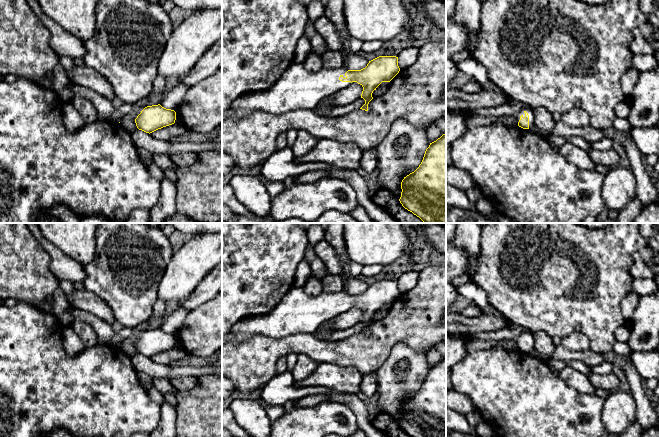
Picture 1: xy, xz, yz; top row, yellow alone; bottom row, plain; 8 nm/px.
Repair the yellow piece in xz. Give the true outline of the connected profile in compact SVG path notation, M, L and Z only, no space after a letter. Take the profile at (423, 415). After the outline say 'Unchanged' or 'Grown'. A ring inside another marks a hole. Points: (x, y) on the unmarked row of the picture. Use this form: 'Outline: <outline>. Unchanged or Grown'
Outline: M446 358L430 367L419 391L401 406L402 430L412 437L446 437Z. Unchanged

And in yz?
Outline: M524 331L523 334L518 335L515 338L515 342L517 343L518 350L523 353L529 353L535 346L535 340L529 331Z. Grown

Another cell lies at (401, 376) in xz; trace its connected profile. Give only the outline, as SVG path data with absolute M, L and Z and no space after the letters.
M404 343L393 346L389 357L374 373L378 381L378 405L398 424L402 404L421 388L430 366L424 351L416 351Z

